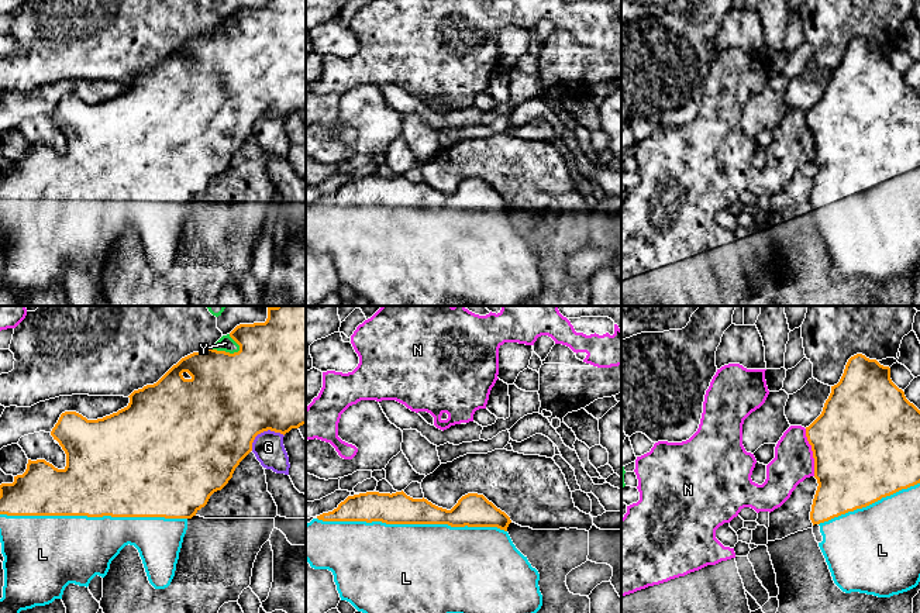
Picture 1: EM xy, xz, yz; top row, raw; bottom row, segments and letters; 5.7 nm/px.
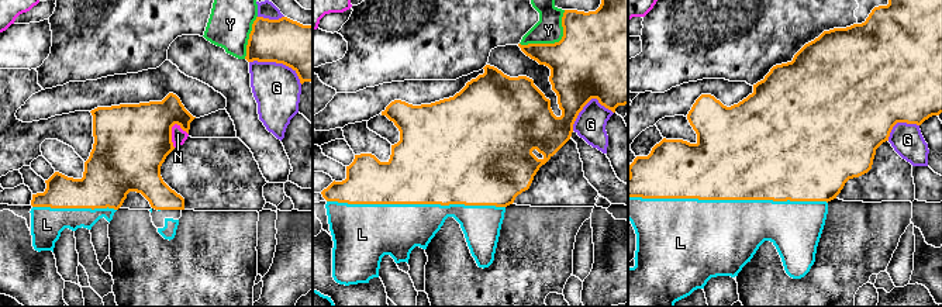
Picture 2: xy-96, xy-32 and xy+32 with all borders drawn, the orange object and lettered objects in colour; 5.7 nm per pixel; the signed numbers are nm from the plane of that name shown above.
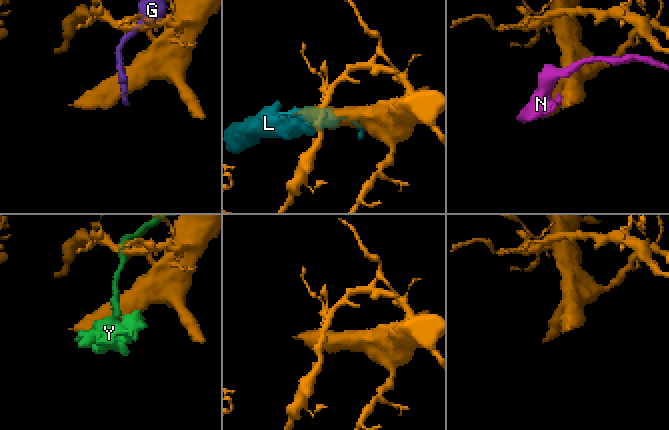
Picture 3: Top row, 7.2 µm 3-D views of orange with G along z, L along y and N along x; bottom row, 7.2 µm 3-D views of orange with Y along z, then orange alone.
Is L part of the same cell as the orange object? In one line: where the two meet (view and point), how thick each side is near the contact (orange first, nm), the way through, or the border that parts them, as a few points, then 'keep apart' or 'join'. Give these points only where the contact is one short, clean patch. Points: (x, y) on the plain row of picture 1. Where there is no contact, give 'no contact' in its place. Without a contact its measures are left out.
contact xz (412, 207); calibres 180 and 500 nm; join

